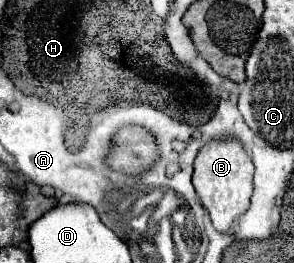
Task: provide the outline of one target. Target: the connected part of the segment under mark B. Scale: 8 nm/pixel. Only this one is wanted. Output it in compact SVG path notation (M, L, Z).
M210 141L204 149L200 149L196 161L194 161L194 177L192 183L196 187L196 193L204 205L204 209L210 213L212 225L220 233L228 233L234 225L234 221L246 213L250 207L252 197L252 175L254 165L244 147L234 141Z

